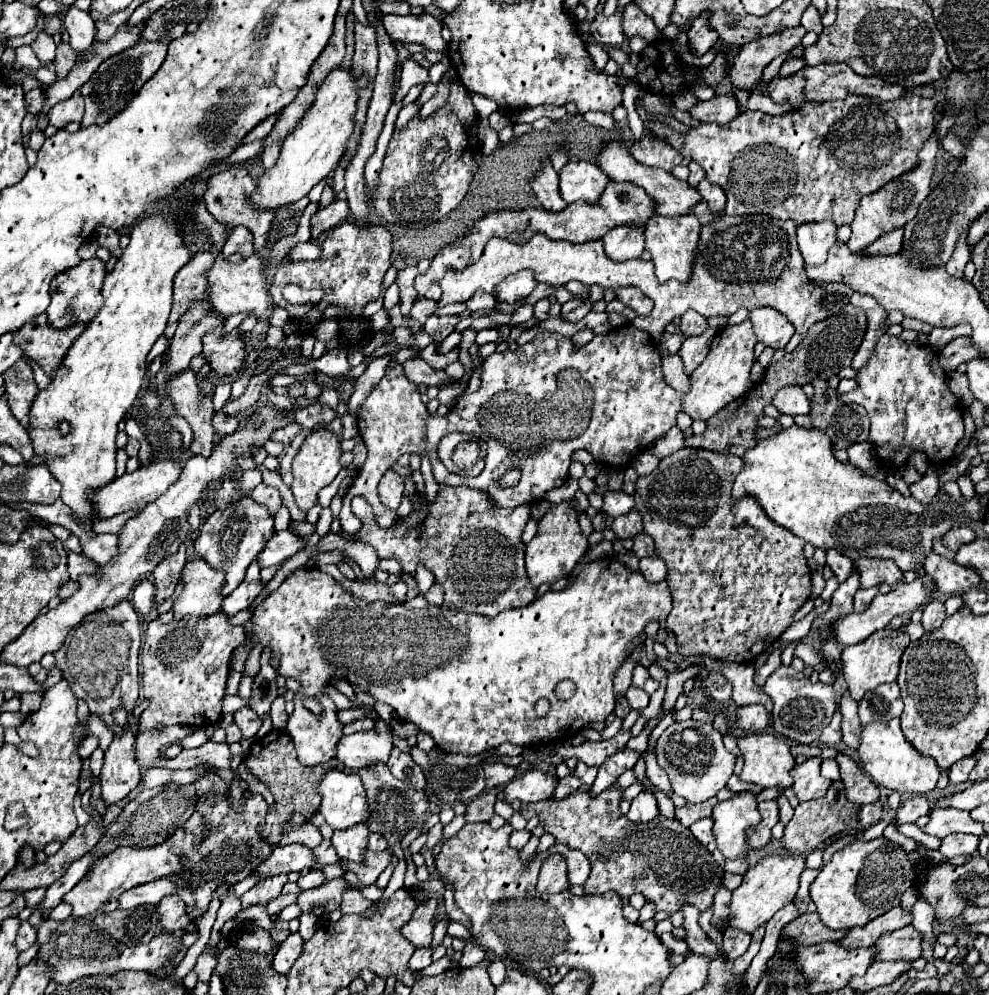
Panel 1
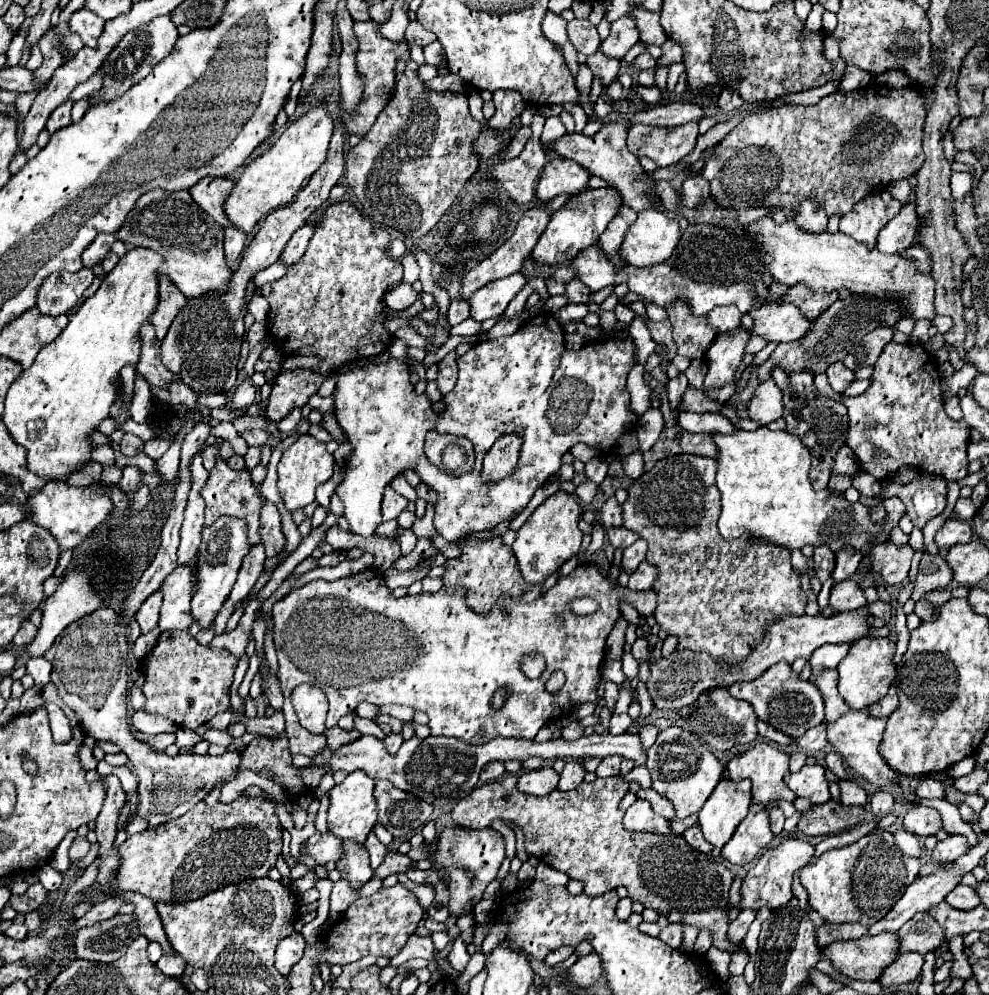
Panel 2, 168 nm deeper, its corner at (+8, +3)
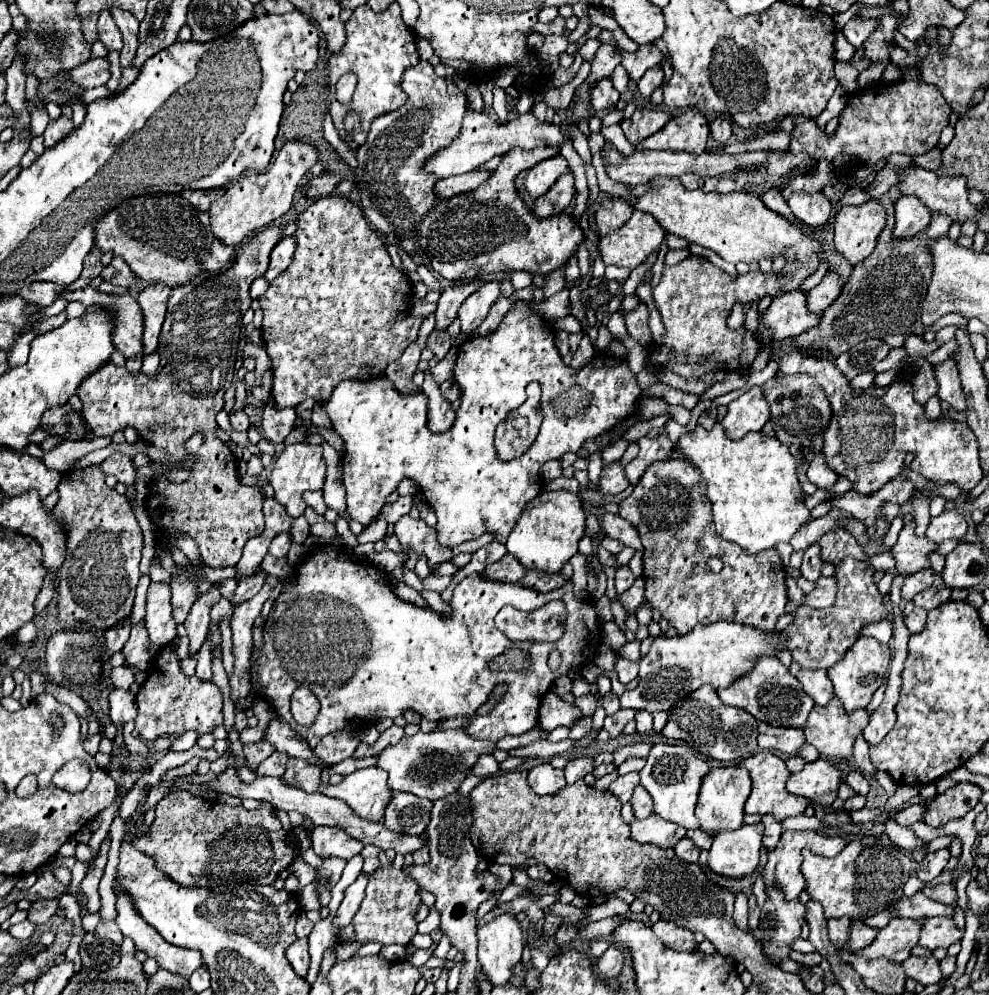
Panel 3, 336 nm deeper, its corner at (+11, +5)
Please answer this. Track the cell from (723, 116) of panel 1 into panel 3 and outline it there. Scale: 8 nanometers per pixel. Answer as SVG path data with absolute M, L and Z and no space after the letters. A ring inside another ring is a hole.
M637 109L629 119L621 123L621 129L625 131L625 137L631 145L637 145L637 141L643 141L643 137L649 137L663 129L671 115L657 109Z

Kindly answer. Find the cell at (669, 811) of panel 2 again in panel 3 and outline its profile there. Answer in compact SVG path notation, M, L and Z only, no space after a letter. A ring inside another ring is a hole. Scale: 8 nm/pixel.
M641 785L635 787L633 797L631 797L631 805L633 805L633 813L637 819L645 819L653 813L653 801L649 797L649 793L645 793L645 789Z

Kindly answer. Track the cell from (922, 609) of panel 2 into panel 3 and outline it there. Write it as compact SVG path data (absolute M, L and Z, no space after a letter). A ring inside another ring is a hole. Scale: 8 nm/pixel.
M935 583L929 589L925 589L919 595L915 595L913 603L915 603L915 607L923 607L923 609L931 611L931 609L939 607L941 603L949 601L949 595L951 595L949 587L945 587L943 583Z

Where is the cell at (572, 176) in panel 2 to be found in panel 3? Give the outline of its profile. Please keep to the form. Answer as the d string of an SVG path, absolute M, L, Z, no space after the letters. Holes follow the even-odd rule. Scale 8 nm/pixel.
M557 155L557 157L551 157L551 159L545 159L541 163L537 163L535 167L531 167L527 171L527 177L525 177L525 189L529 191L529 195L533 199L541 197L547 193L547 189L563 175L569 171L569 165L567 165L567 159L563 155Z

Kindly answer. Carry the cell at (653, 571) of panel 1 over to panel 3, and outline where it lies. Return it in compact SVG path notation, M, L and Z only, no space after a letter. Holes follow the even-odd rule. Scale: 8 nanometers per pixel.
M639 577L639 579L635 579L633 587L629 587L623 595L619 595L619 603L627 613L635 613L641 605L645 605L643 589L645 589L645 581L643 581L643 577Z

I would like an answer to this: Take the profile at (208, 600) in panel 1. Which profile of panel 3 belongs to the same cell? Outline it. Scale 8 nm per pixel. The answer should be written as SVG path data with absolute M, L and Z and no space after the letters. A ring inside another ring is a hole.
M151 583L147 591L145 627L151 643L167 647L175 637L175 621L171 615L171 589L165 583Z

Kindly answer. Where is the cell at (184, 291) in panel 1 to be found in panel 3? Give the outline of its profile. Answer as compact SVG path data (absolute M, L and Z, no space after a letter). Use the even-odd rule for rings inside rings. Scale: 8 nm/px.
M155 283L139 293L139 305L143 311L143 355L149 355L157 349L157 337L165 319L167 299L171 287Z

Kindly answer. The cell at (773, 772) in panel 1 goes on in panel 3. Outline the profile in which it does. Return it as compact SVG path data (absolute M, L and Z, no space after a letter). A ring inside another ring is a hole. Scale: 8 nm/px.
M761 751L761 753L745 759L741 763L741 767L745 767L751 773L751 779L753 779L753 791L751 791L751 795L749 795L747 803L745 803L745 813L749 813L749 815L771 813L777 821L783 821L787 817L795 817L795 815L805 813L805 809L809 807L809 799L791 795L785 789L785 783L789 779L789 769L785 767L785 761L781 757L777 757L775 753Z

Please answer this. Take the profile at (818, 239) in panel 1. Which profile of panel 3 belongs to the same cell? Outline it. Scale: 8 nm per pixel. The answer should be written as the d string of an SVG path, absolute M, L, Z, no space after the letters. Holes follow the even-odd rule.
M821 191L791 193L791 197L787 199L787 205L791 213L795 215L795 219L799 219L803 225L809 225L809 227L825 225L831 215L831 203Z

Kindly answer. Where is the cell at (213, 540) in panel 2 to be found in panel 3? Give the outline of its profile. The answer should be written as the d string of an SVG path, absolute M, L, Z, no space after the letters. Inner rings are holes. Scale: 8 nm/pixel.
M215 583L209 593L199 595L193 609L189 611L189 615L185 619L185 629L187 629L187 637L189 637L189 657L193 657L205 643L205 637L209 631L209 621L211 621L209 611L211 611L211 605L215 605L219 601L219 597L221 597L219 585Z

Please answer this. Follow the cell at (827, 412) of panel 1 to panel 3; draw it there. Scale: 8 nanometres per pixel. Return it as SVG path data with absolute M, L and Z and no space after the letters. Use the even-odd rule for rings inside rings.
M775 373L775 377L771 377L765 385L761 385L761 391L767 399L767 403L771 405L771 419L769 423L775 429L775 437L789 447L789 453L797 459L797 477L801 483L801 491L805 495L813 495L817 491L817 487L813 483L809 483L809 479L805 479L807 467L811 463L811 459L821 453L823 447L823 431L827 429L829 421L831 421L831 405L821 389L821 385L817 385L817 381L813 381L813 377L809 375L783 375L783 373Z

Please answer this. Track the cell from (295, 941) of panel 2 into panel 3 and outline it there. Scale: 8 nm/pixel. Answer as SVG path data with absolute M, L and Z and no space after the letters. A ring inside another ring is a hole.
M297 939L289 949L287 949L287 959L291 967L295 969L297 975L307 977L309 971L309 953L307 953L307 939Z

